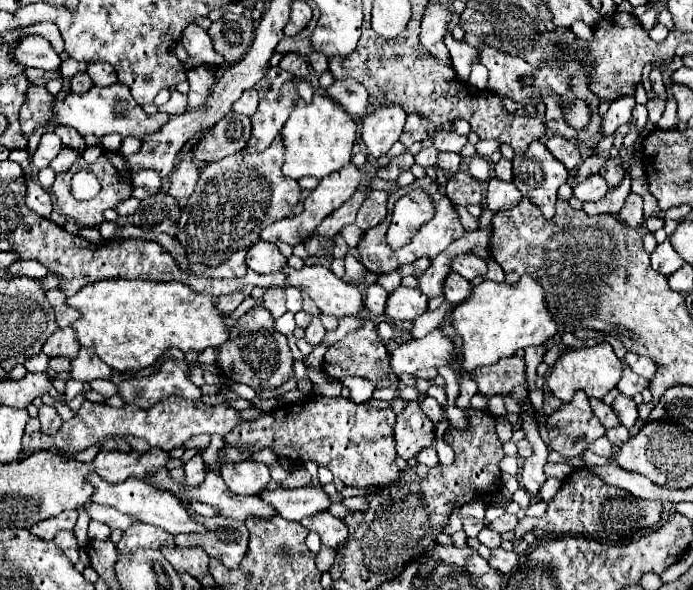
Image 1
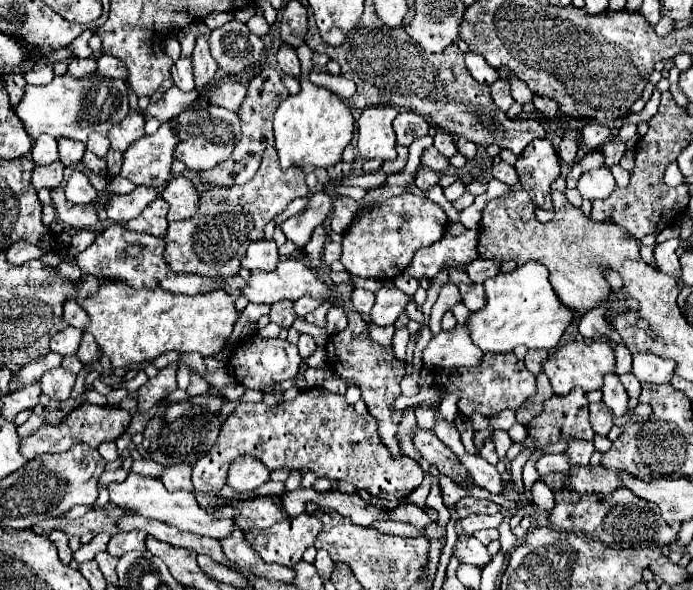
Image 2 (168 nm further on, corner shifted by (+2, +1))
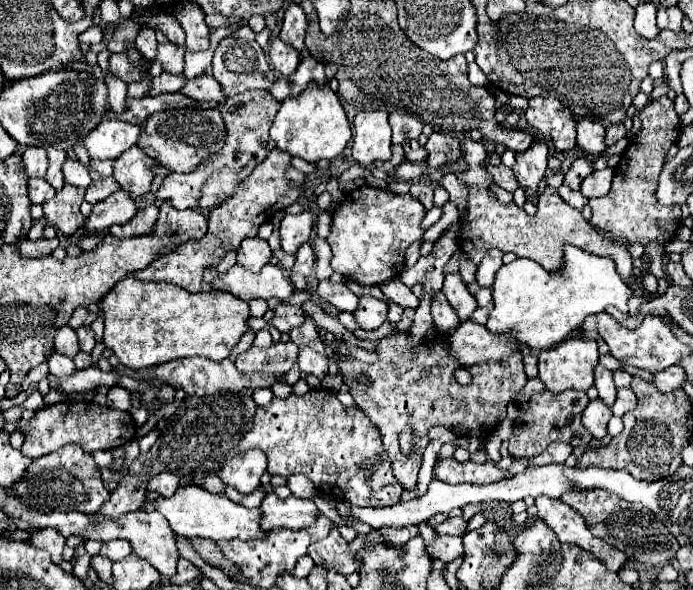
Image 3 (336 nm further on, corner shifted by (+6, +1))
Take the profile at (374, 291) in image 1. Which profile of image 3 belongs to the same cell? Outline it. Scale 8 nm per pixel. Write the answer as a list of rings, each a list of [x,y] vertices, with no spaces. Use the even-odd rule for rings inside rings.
[[[319,281],[317,295],[325,299],[329,305],[333,305],[337,311],[349,311],[353,313],[357,309],[359,297],[349,291],[343,283],[331,283],[331,281]]]

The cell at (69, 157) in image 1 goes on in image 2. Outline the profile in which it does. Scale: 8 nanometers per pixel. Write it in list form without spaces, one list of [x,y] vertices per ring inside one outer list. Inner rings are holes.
[[[55,161],[47,167],[35,167],[33,169],[33,175],[31,175],[31,185],[39,191],[41,187],[47,187],[47,189],[53,189],[57,185],[61,185],[63,181],[63,171],[65,171],[65,165]]]

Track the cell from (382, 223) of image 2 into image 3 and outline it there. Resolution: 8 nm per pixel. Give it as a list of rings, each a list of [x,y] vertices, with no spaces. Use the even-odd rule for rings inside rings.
[[[363,185],[345,193],[333,211],[331,233],[327,237],[327,243],[333,251],[333,271],[361,285],[381,285],[393,277],[399,277],[399,273],[405,269],[403,251],[407,251],[411,243],[421,241],[423,237],[423,217],[425,207],[409,193],[395,195],[371,185]]]

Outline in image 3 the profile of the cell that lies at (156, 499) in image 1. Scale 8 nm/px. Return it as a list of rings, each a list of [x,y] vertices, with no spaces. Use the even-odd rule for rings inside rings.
[[[197,485],[179,487],[173,497],[145,501],[143,509],[163,513],[163,517],[169,521],[173,533],[179,537],[187,537],[187,539],[207,537],[213,541],[221,541],[221,539],[239,537],[241,541],[249,541],[249,539],[263,541],[267,537],[267,531],[261,529],[261,509],[247,509],[239,503],[233,503],[225,495],[213,495]]]

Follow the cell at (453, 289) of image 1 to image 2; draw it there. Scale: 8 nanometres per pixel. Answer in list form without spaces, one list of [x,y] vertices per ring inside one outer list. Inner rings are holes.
[[[457,283],[461,291],[461,303],[465,303],[471,311],[479,311],[485,305],[485,291],[483,285],[465,285]]]

